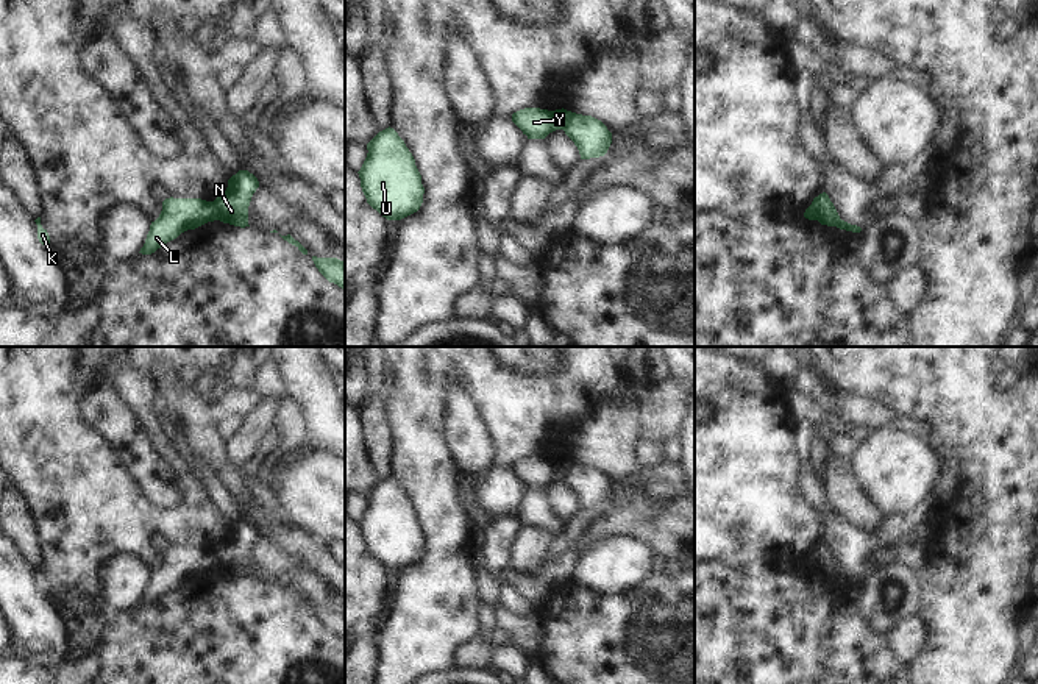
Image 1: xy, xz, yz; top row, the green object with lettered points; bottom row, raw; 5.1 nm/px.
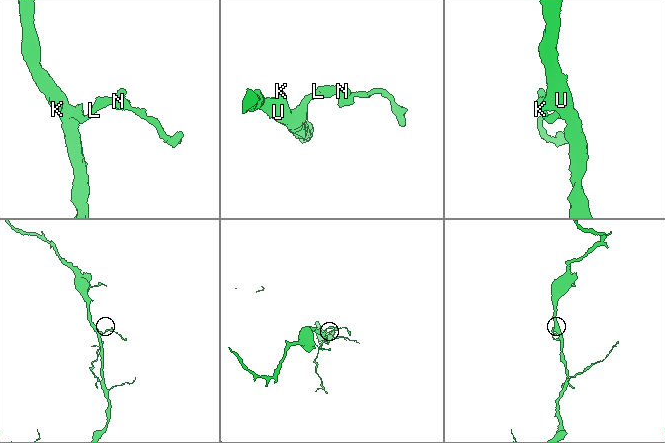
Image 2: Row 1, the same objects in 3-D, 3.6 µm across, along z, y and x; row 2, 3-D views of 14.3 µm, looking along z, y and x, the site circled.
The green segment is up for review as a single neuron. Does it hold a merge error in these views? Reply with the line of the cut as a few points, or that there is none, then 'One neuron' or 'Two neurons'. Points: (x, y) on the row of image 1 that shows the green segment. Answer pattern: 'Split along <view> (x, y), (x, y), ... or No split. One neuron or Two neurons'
Split along xy (214, 200), (219, 219). Two neurons

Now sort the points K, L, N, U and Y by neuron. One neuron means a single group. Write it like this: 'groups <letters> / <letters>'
groups K L U Y / N

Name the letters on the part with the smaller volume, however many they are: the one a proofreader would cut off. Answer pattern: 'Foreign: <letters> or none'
Foreign: N

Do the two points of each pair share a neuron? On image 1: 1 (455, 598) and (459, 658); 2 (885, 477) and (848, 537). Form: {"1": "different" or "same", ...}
{"1": "different", "2": "different"}

